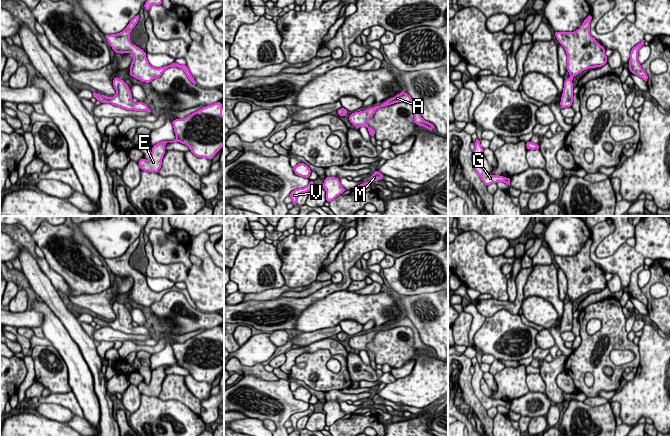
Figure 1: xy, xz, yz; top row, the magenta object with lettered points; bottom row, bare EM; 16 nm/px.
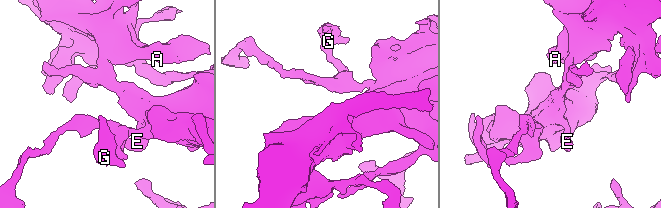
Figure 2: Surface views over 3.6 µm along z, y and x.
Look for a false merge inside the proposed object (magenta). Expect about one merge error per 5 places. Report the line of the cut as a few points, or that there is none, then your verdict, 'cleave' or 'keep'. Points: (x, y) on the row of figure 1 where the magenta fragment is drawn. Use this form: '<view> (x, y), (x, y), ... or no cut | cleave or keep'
no cut | keep

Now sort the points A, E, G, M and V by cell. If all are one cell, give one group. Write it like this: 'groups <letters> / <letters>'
groups A E G M V

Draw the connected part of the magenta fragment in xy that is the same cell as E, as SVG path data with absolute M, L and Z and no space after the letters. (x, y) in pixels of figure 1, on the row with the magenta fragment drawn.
M222 102L205 106L200 110L188 115L184 119L172 120L173 129L176 135L174 141L162 141L152 146L151 157L149 160L144 158L138 161L141 170L158 173L162 166L162 159L165 154L167 142L180 142L189 147L190 151L196 156L212 160L215 154L224 145L224 117L222 116Z

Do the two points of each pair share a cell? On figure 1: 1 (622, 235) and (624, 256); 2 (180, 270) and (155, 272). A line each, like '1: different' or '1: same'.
1: different
2: same

